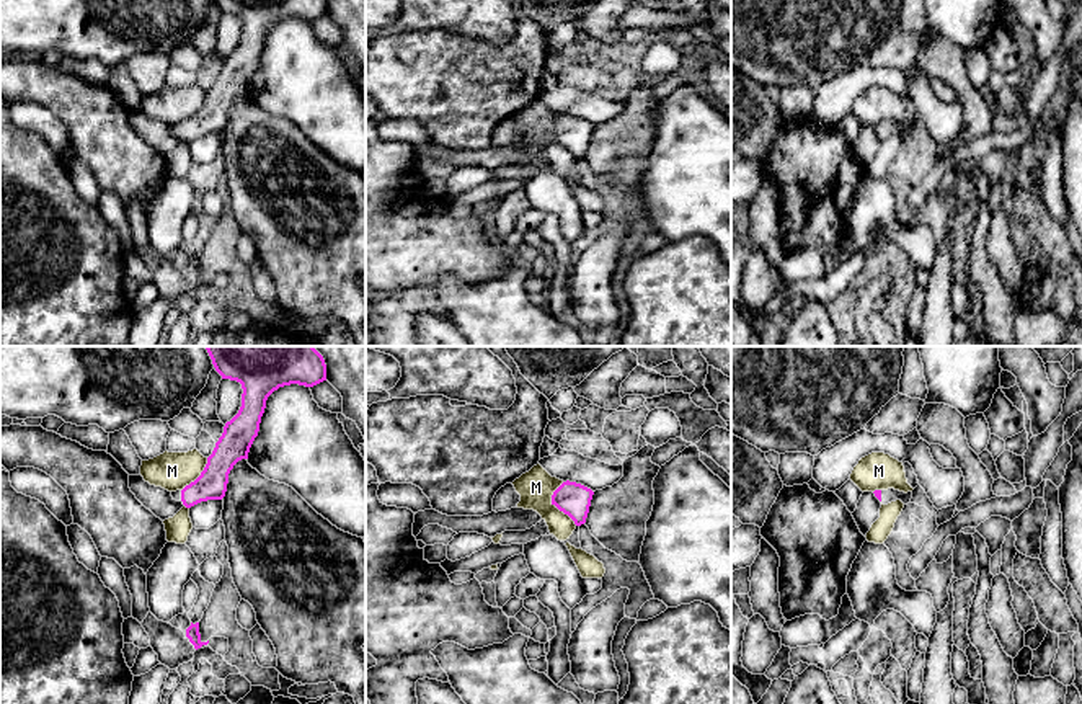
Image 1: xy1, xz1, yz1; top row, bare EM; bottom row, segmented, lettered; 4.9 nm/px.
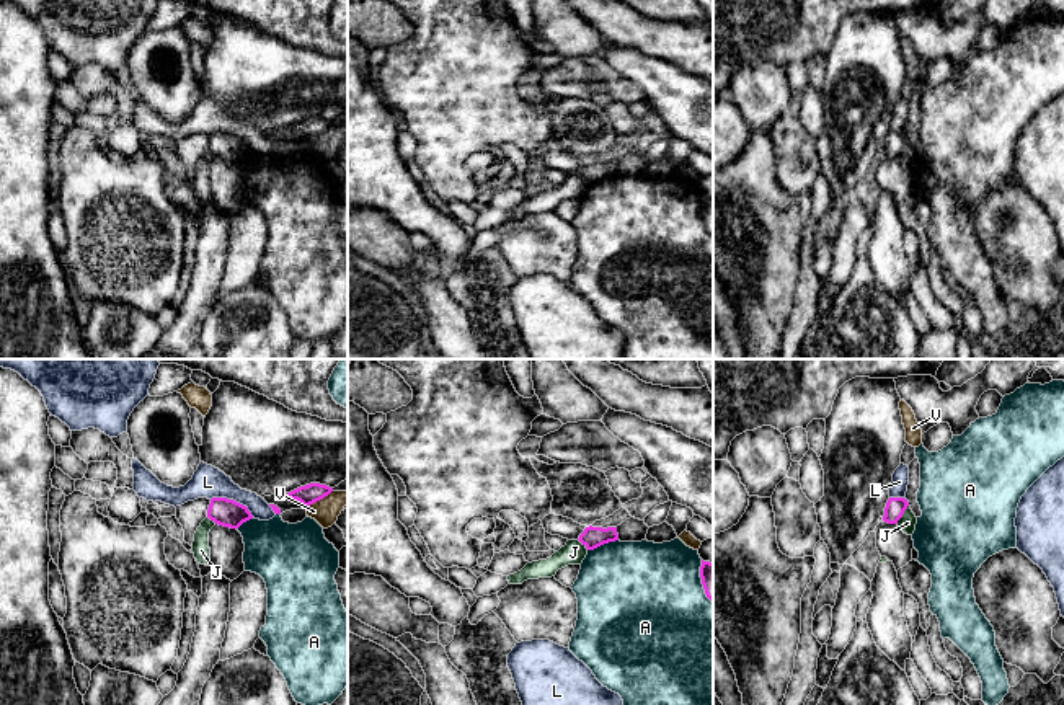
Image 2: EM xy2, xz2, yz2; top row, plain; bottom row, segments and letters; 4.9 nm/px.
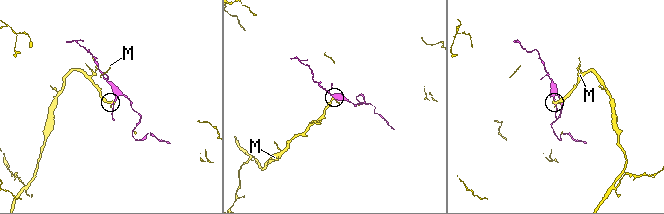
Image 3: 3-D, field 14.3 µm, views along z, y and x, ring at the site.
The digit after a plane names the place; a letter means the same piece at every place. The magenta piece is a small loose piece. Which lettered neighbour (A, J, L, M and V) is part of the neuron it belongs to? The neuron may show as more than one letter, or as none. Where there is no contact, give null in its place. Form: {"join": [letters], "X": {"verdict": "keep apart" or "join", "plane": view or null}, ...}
{"join": [], "A": {"verdict": "keep apart", "plane": "xz2"}, "J": {"verdict": "keep apart", "plane": "yz2"}, "L": {"verdict": "keep apart", "plane": "xy2"}, "M": {"verdict": "keep apart", "plane": "xz1"}, "V": {"verdict": "keep apart", "plane": "xy2"}}

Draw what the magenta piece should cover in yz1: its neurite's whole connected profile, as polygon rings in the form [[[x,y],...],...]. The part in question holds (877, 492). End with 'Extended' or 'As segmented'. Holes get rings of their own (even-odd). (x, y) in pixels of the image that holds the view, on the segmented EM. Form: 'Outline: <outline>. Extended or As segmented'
Outline: [[[894,488],[875,490],[873,493],[883,505],[888,505],[896,500],[901,500],[904,505],[907,505],[911,503],[911,498],[912,498],[912,492],[904,493]]]. Extended

